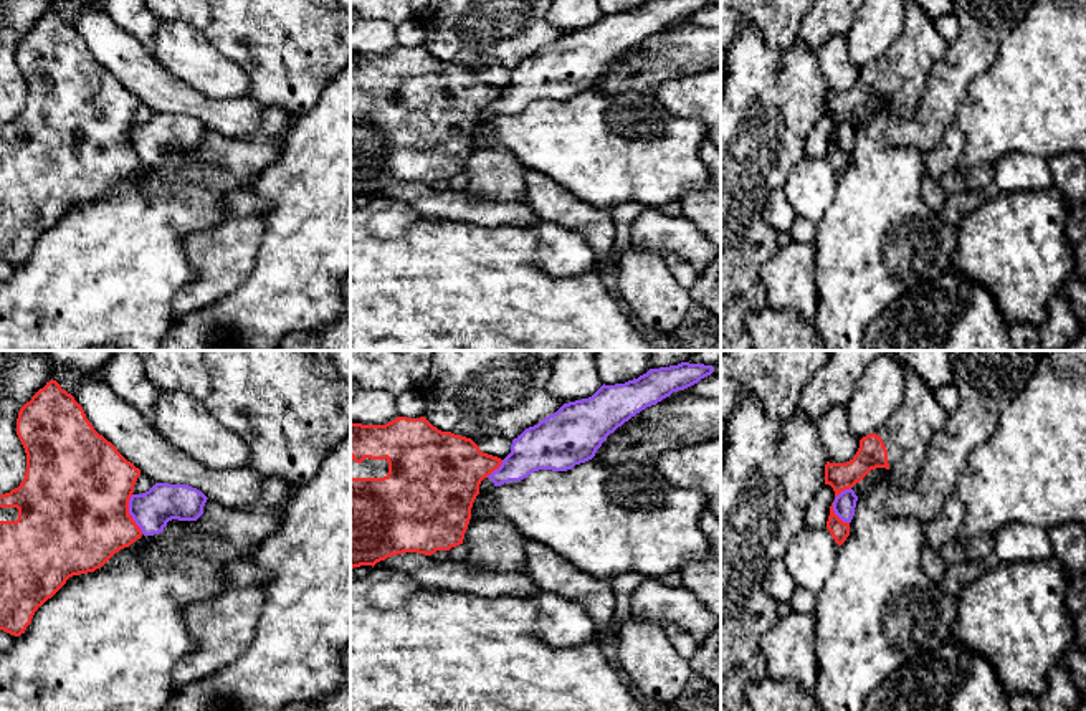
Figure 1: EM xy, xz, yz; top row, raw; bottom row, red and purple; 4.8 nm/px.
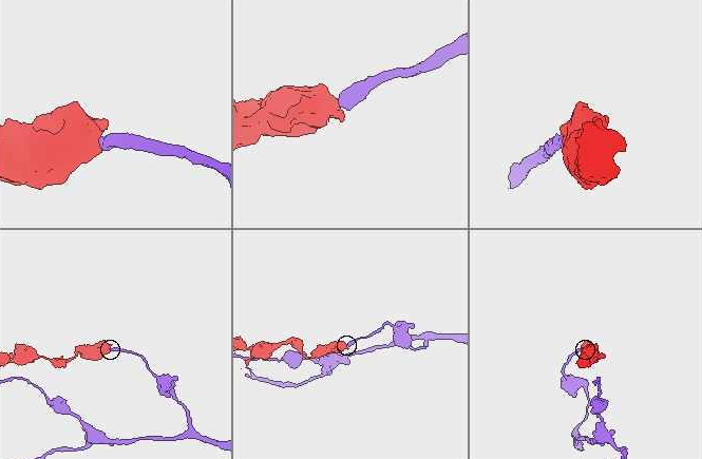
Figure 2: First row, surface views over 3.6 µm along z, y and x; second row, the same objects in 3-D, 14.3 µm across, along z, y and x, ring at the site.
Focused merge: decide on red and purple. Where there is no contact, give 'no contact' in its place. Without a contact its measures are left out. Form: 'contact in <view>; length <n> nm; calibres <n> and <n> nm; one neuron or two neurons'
contact in xy; length 200 nm; calibres 500 and 190 nm; two neurons

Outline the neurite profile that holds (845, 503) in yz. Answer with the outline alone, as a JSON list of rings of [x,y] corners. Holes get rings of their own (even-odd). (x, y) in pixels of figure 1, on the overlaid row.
[[[861,484],[841,491],[833,501],[833,511],[843,523],[851,523]]]

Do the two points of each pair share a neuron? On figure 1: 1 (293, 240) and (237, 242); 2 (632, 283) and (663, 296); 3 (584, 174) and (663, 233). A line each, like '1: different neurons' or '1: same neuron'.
1: different neurons
2: same neuron
3: different neurons

